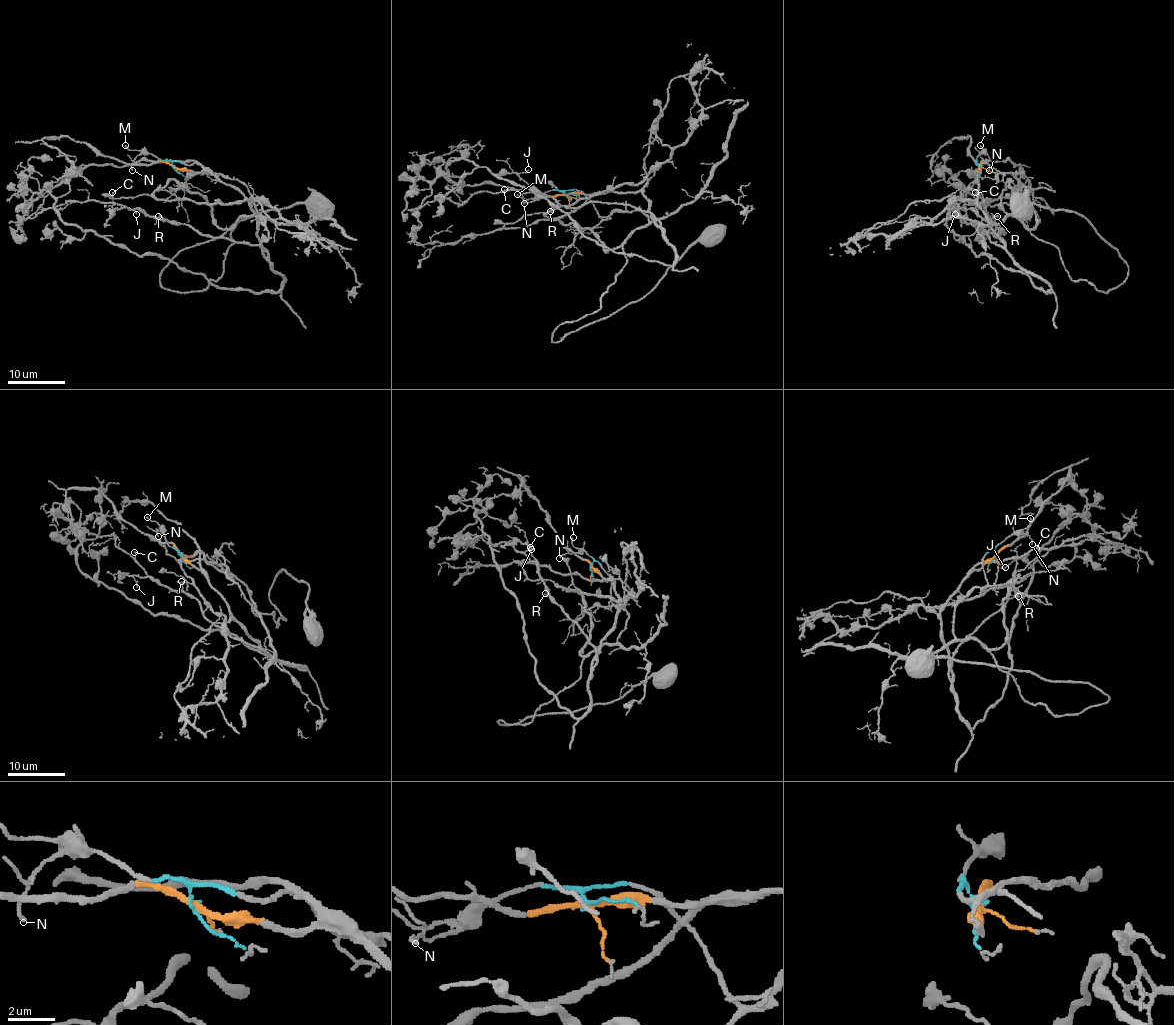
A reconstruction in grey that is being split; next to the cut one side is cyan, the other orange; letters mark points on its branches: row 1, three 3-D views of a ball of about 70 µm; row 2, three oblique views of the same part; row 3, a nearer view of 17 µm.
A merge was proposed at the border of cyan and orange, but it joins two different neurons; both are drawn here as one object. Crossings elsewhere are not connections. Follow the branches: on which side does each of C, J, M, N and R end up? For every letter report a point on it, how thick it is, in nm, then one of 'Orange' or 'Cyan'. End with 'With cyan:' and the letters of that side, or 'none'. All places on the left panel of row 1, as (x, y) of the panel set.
C: Place: (112, 192). Thickness 110 nm. Orange
J: Place: (136, 214). Thickness 110 nm. Orange
M: Place: (125, 145). Thickness 150 nm. Cyan
N: Place: (132, 170). Thickness 110 nm. Cyan
R: Place: (158, 216). Thickness 150 nm. Orange
With cyan: M, N

